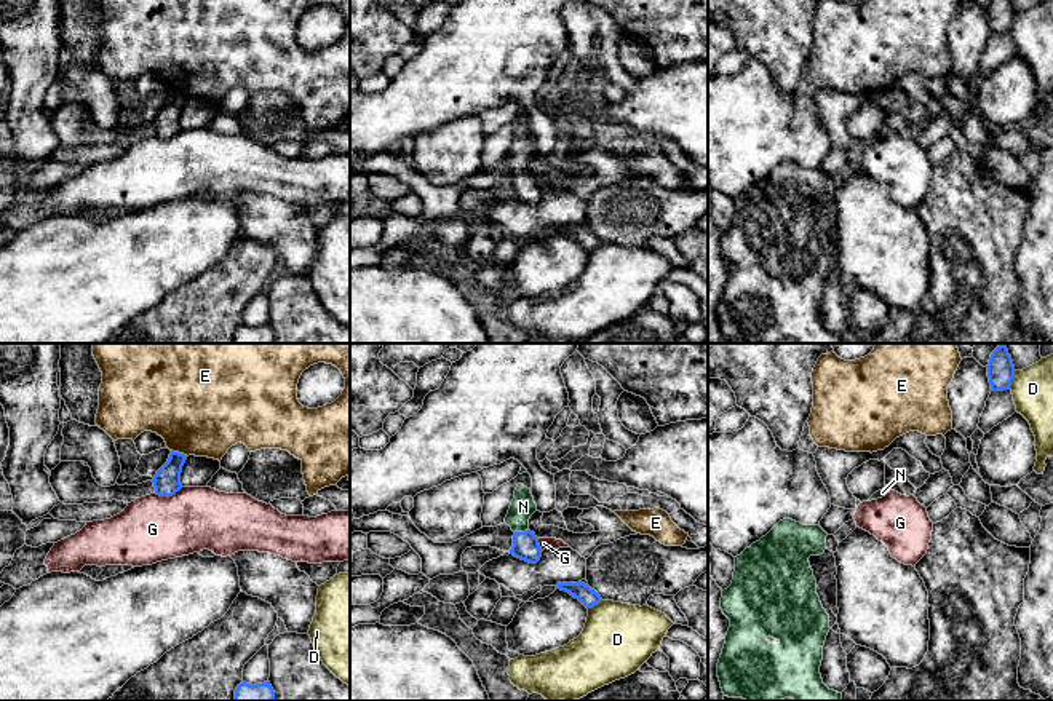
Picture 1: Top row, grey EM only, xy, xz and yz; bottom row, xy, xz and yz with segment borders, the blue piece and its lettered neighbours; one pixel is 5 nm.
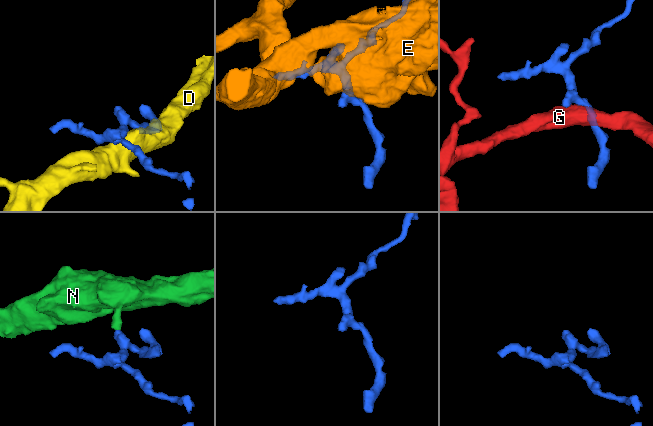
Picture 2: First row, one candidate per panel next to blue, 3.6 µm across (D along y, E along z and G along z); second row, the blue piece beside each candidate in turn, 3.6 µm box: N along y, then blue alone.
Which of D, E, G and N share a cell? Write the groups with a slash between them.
D / E / G / N

